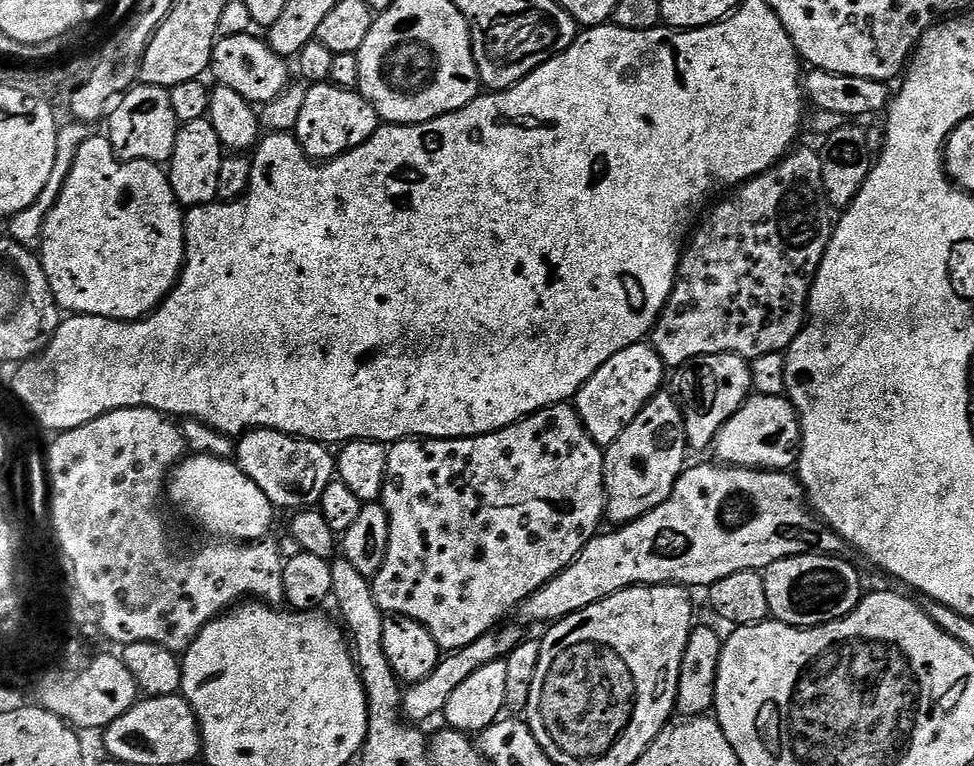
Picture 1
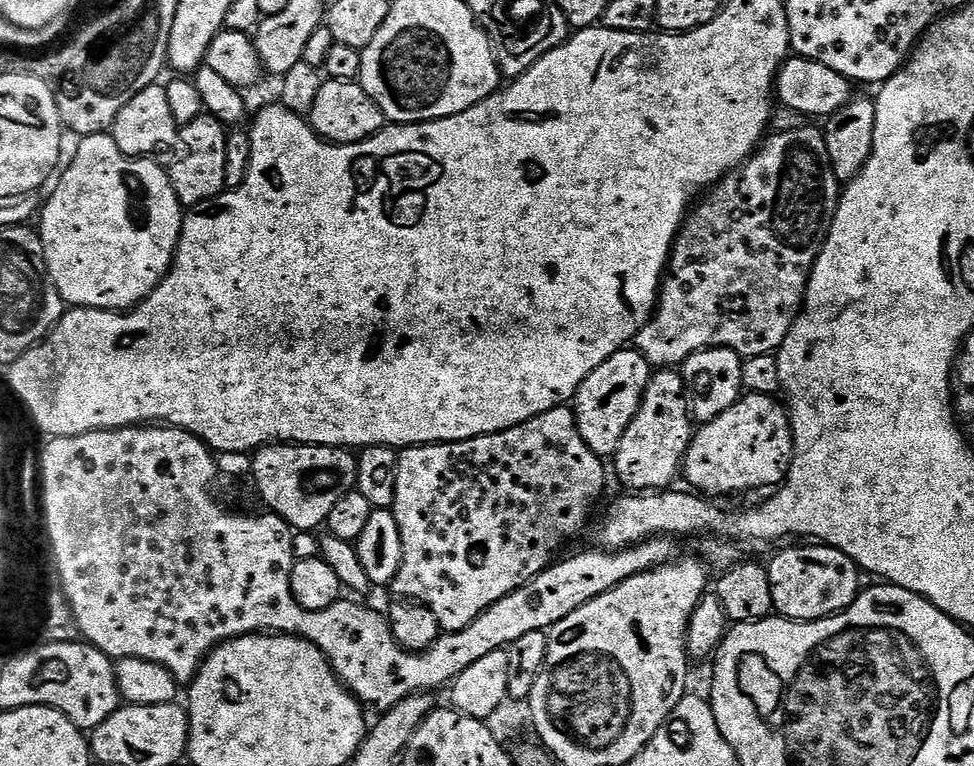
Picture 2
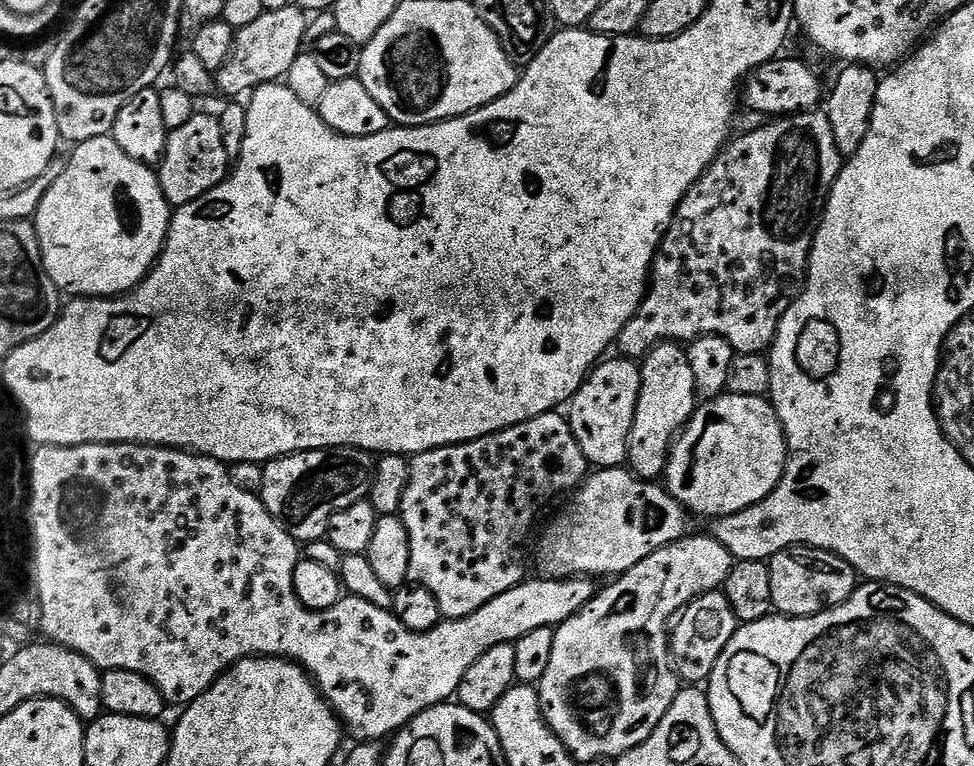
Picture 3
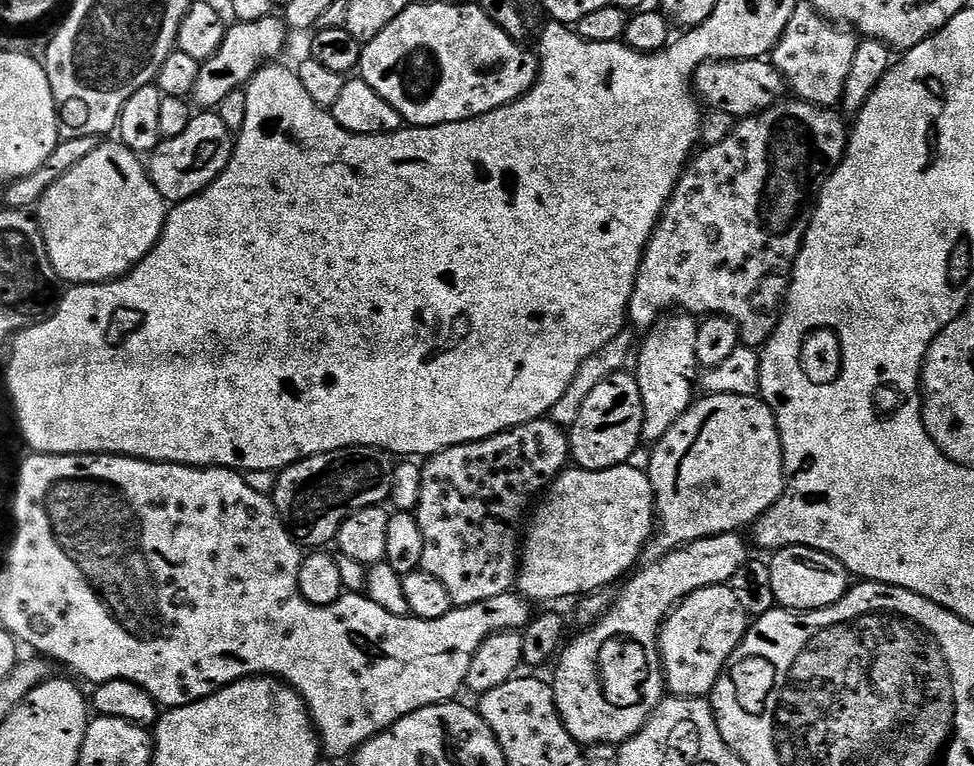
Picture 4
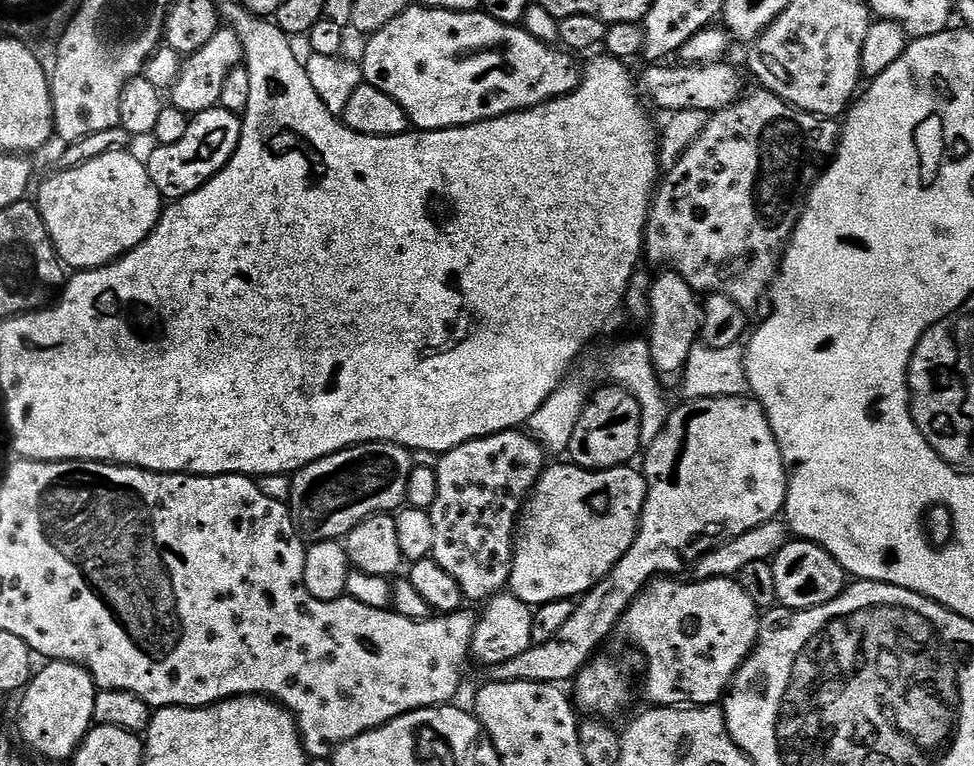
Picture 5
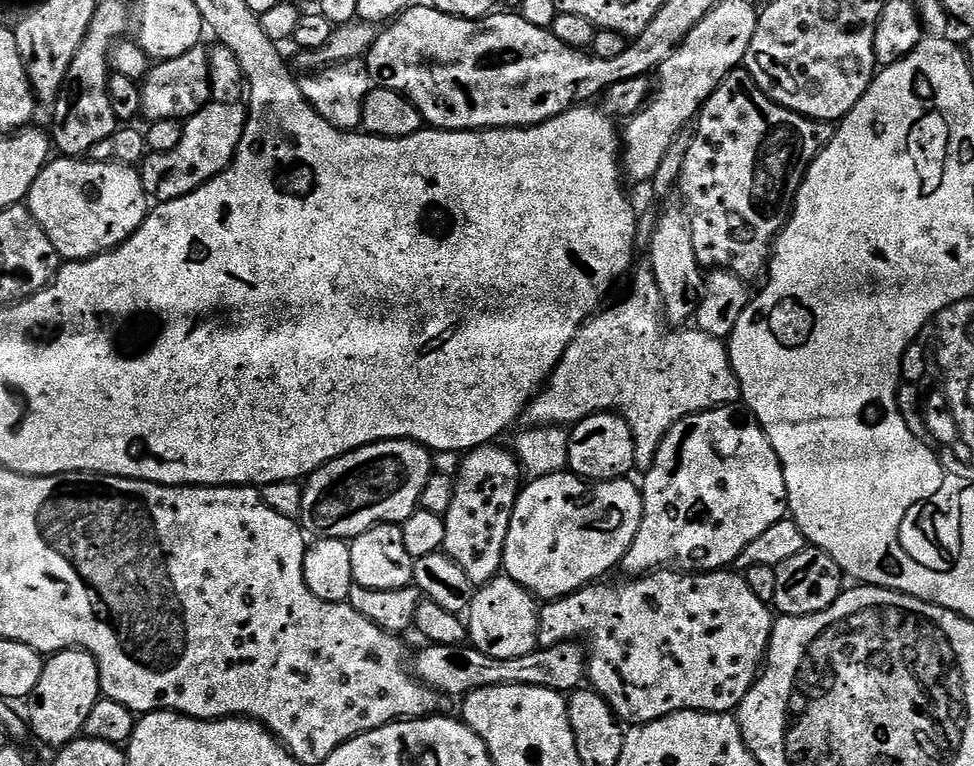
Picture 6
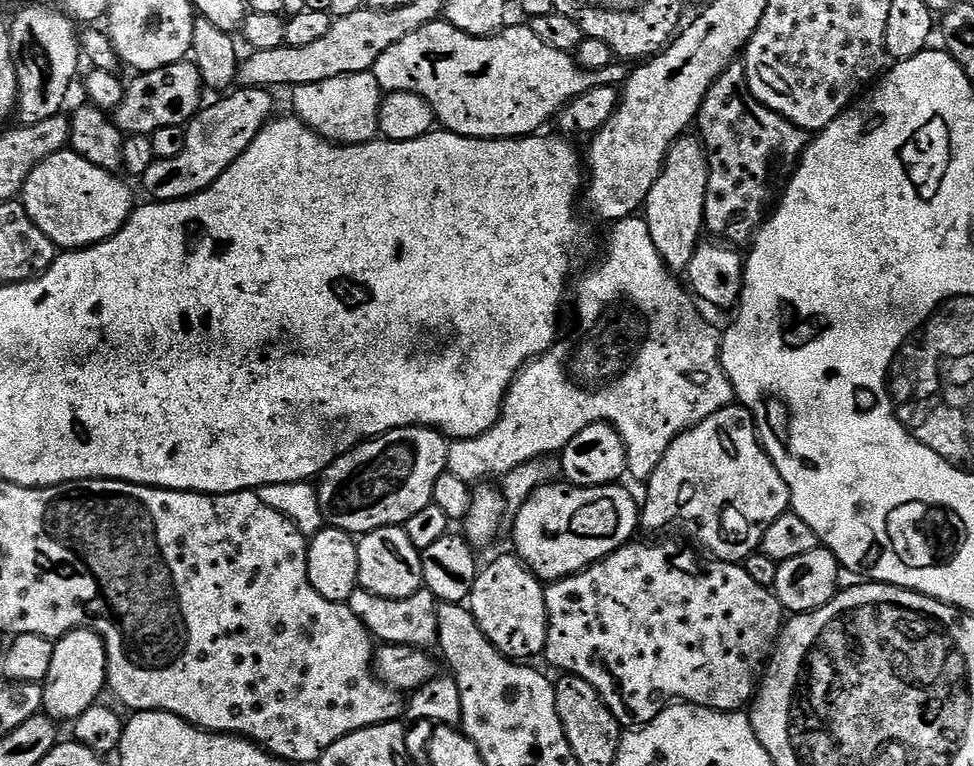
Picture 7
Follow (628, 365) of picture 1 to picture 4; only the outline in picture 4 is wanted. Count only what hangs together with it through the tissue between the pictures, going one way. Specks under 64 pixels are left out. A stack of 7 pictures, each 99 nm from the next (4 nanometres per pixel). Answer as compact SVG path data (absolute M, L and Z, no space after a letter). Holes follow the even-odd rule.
M631 371L615 372L610 378L598 382L596 389L582 402L578 418L570 429L570 456L575 467L586 470L606 470L627 464L636 447L642 444L642 394Z

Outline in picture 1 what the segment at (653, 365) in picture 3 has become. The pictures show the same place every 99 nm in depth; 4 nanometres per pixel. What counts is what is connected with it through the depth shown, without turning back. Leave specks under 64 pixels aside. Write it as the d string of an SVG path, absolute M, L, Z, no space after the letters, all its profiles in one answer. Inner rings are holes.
M662 390L657 396L650 398L650 402L646 402L646 406L638 414L638 418L634 418L634 422L630 422L630 426L626 426L626 430L622 430L622 434L618 434L614 443L607 445L604 454L604 495L606 497L607 523L612 526L631 524L632 521L644 516L650 510L662 506L662 502L666 502L666 498L670 498L678 478L684 472L686 467L684 459L688 455L690 455L690 449L686 438L684 409L681 408L679 399L673 393L671 396L668 390Z

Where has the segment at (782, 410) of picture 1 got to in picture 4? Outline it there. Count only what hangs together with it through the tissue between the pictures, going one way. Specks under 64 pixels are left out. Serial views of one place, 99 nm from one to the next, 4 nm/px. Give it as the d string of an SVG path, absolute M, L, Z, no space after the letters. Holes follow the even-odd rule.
M738 394L701 395L689 408L688 412L682 414L682 418L678 418L678 422L674 422L674 426L670 426L670 430L657 442L651 452L652 461L646 464L646 471L648 480L652 484L652 492L656 496L658 527L642 553L643 559L648 562L661 560L665 554L673 552L675 548L683 548L684 545L693 544L702 538L710 538L727 532L739 533L741 530L747 529L756 523L763 512L776 505L778 498L784 493L784 451L780 445L780 431L776 429L776 416L759 396L739 396Z

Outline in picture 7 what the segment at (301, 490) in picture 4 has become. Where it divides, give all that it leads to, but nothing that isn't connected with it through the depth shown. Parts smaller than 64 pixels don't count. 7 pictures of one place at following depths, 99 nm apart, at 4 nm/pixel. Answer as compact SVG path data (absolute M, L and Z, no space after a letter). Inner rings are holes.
M395 428L385 436L357 444L351 452L339 456L330 467L325 468L319 477L316 497L323 523L329 528L353 534L402 526L414 518L418 510L432 503L434 482L438 482L440 475L448 471L449 443L449 437L431 428Z

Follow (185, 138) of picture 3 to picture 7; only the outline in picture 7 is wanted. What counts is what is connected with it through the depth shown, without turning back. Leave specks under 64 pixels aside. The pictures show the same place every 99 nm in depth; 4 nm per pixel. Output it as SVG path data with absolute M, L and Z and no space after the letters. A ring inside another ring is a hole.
M251 86L241 87L241 92L233 91L231 94L233 96L228 96L225 100L220 100L217 104L212 104L209 106L201 107L200 111L197 112L193 120L189 120L186 125L186 150L182 150L182 154L178 154L178 158L170 158L169 160L158 160L155 159L152 165L142 173L142 180L144 180L144 192L149 201L152 202L163 202L166 200L187 200L189 196L196 196L202 190L206 190L213 184L216 179L218 179L221 174L233 163L243 152L246 150L246 146L250 146L250 142L254 142L254 138L263 130L265 124L269 120L273 119L274 112L272 112L272 95L273 93L267 88L253 88Z

